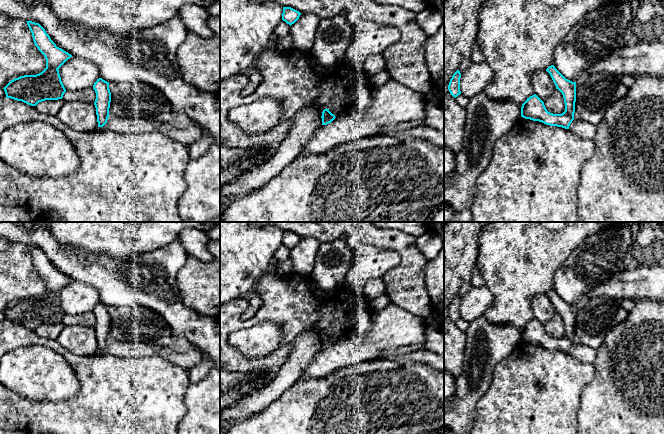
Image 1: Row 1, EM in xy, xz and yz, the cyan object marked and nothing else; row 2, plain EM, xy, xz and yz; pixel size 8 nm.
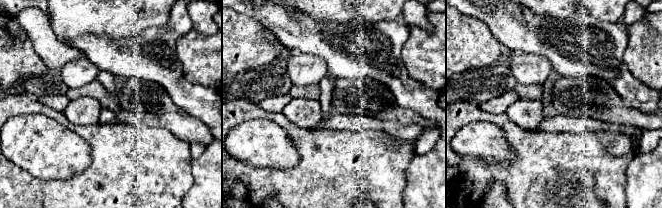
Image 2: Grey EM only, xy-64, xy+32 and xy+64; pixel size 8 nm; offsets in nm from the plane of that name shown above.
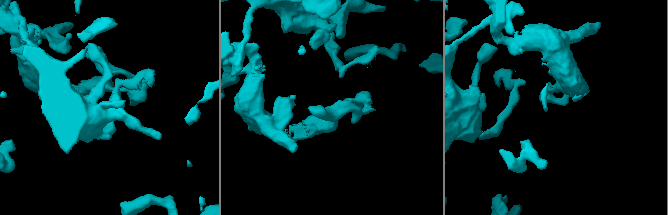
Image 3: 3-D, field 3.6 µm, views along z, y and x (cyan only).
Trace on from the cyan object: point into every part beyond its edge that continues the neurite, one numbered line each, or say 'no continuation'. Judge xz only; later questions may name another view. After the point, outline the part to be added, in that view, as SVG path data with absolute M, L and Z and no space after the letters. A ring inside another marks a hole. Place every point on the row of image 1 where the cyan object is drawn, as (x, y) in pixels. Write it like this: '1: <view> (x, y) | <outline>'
no continuation

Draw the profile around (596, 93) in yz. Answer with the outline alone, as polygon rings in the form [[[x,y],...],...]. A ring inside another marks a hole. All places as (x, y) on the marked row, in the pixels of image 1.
[[[606,72],[584,75],[576,82],[575,112],[579,114],[581,120],[597,126],[606,112],[627,92],[628,88],[622,83],[620,76]]]

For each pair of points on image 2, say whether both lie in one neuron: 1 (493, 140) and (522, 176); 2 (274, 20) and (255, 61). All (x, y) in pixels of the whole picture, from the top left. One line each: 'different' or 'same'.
1: different
2: different

